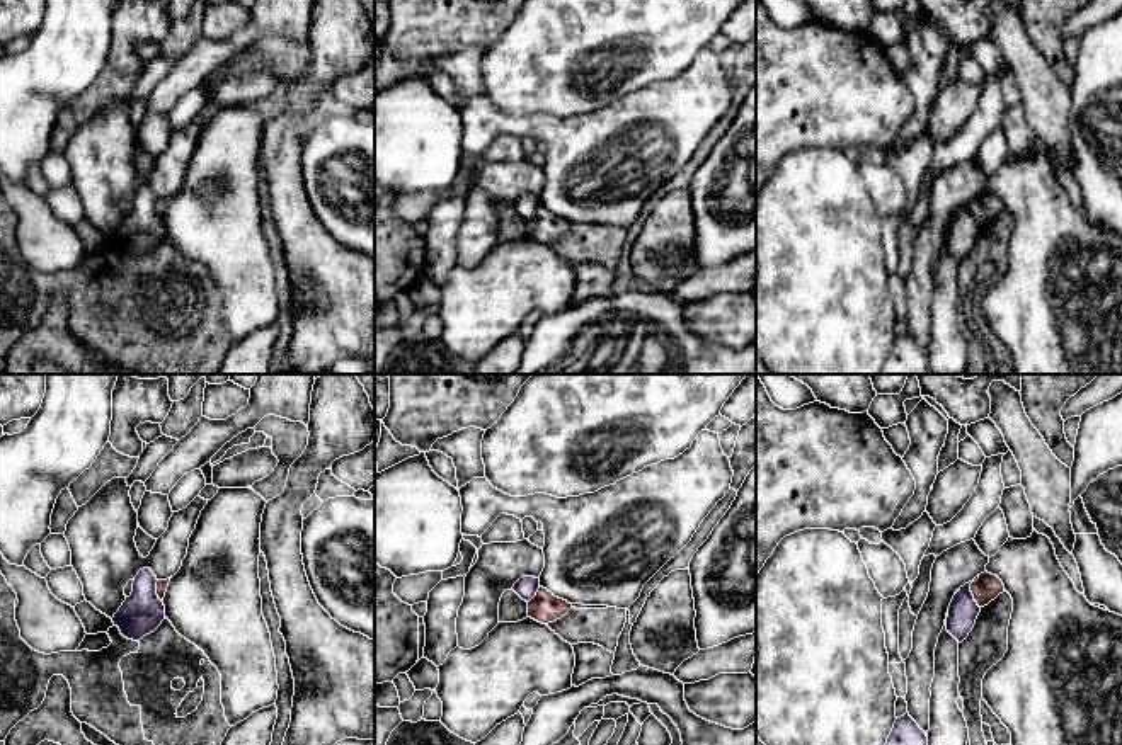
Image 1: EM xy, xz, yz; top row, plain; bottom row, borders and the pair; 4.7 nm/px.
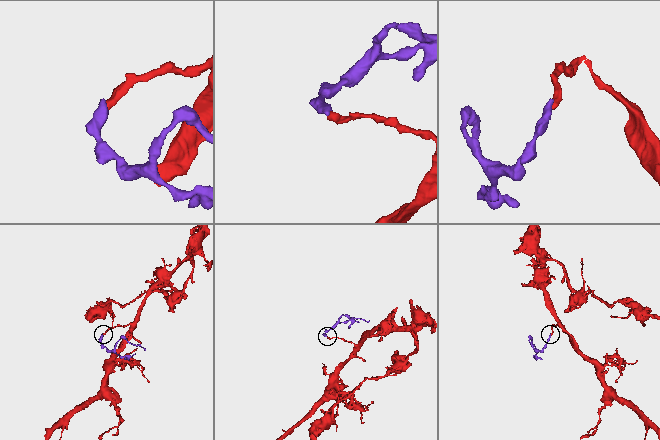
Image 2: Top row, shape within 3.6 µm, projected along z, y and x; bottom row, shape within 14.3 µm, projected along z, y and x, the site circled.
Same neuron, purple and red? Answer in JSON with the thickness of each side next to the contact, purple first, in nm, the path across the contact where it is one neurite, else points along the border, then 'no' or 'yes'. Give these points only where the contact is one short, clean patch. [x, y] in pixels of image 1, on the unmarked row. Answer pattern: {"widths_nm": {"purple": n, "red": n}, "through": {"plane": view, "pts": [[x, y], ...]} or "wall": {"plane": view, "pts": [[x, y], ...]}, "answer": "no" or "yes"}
{"widths_nm": {"purple": 140, "red": 120}, "wall": {"plane": "yz", "pts": [[978, 194], [971, 203], [971, 213], [979, 227]]}, "answer": "no"}

